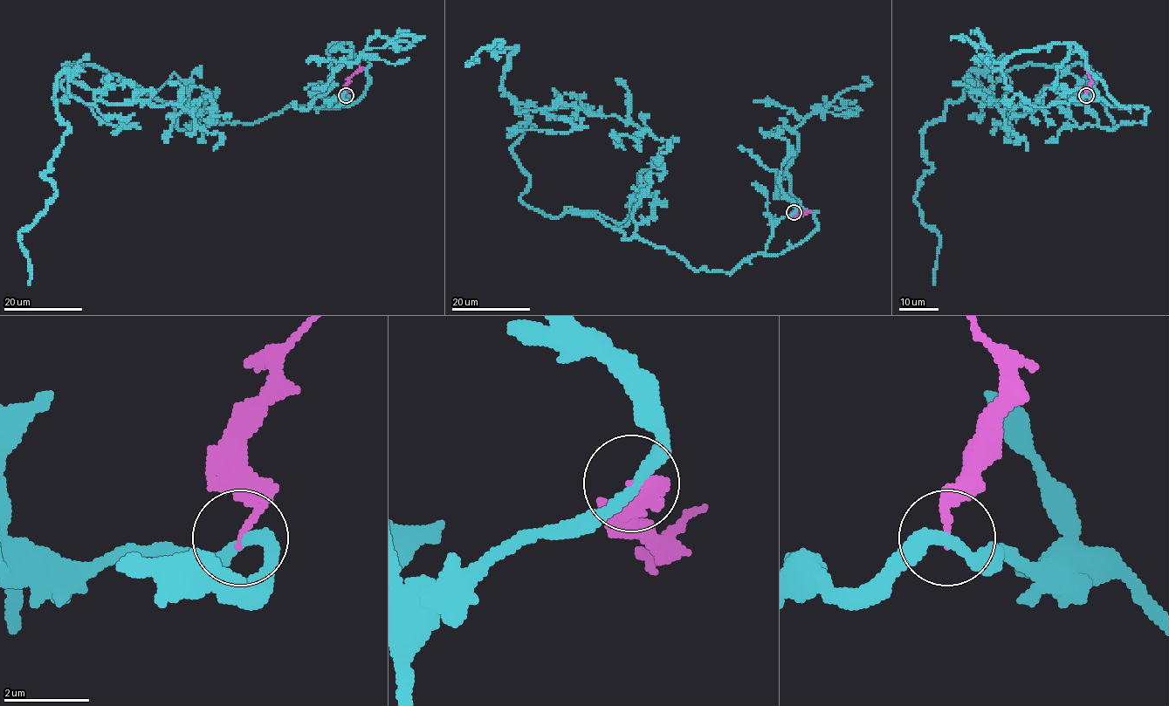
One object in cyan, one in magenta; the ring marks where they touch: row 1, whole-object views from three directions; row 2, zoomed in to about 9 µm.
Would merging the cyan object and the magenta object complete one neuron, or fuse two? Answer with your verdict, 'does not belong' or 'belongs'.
does not belong

